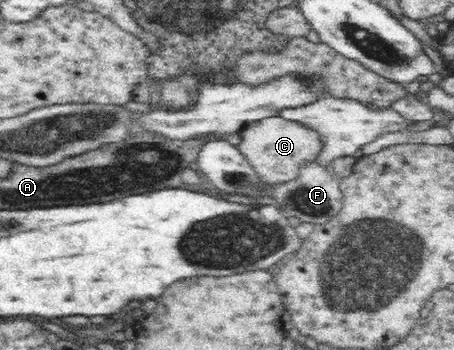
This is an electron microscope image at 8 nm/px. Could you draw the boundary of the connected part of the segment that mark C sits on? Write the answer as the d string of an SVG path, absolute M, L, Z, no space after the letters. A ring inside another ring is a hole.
M277 115L248 124L239 134L237 149L244 155L252 171L258 174L259 181L269 189L297 178L301 167L308 161L317 161L322 149L320 138L314 130L294 121L280 119Z

